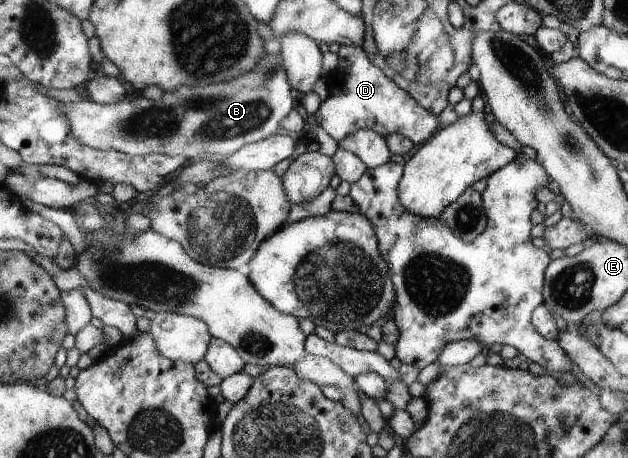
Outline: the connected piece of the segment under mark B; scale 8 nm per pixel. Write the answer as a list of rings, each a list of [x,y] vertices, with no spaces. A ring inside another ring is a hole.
[[[269,53],[259,61],[257,67],[240,81],[218,83],[210,87],[184,87],[174,93],[164,92],[161,99],[149,100],[138,97],[132,101],[99,104],[92,100],[64,102],[65,118],[71,126],[71,132],[77,140],[100,152],[122,152],[131,156],[143,156],[159,153],[167,156],[182,155],[193,161],[207,159],[222,159],[224,155],[233,154],[245,145],[263,140],[276,134],[280,121],[294,109],[294,97],[290,95],[290,85],[282,69],[282,54]]]

